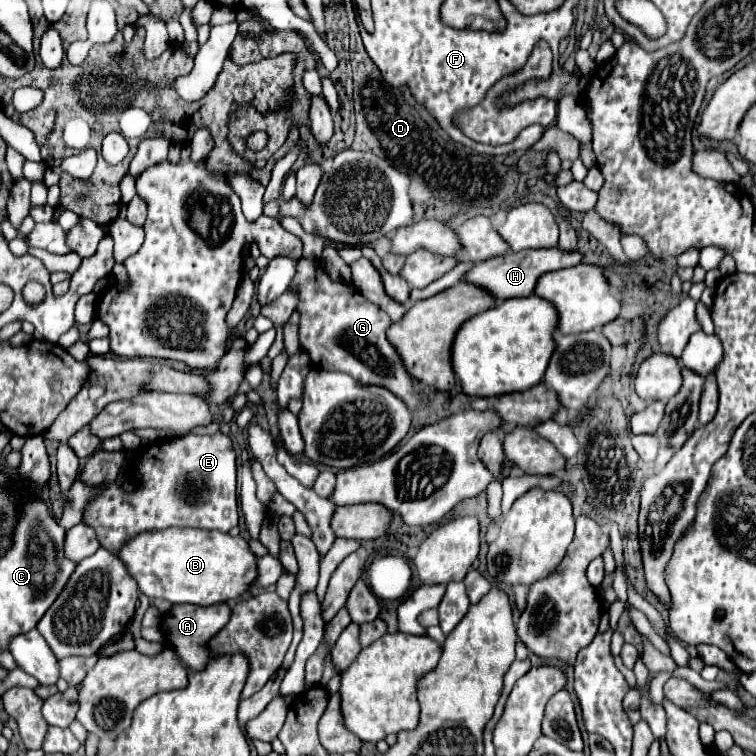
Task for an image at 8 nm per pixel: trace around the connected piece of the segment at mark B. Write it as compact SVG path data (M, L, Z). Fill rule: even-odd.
M170 527L162 531L142 531L134 539L128 539L118 551L120 561L126 565L130 577L138 583L138 591L148 599L166 599L170 603L194 603L212 605L228 601L246 593L256 577L256 557L248 549L246 539L230 537L228 533L208 529L180 529Z

